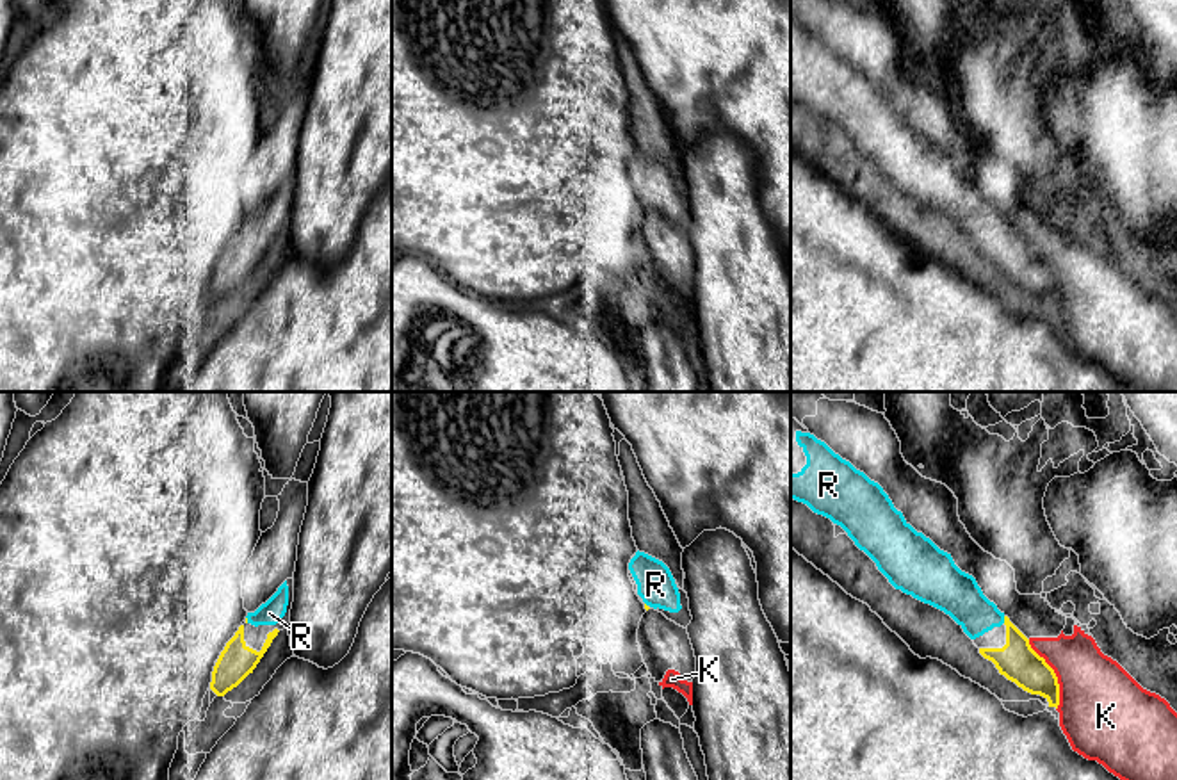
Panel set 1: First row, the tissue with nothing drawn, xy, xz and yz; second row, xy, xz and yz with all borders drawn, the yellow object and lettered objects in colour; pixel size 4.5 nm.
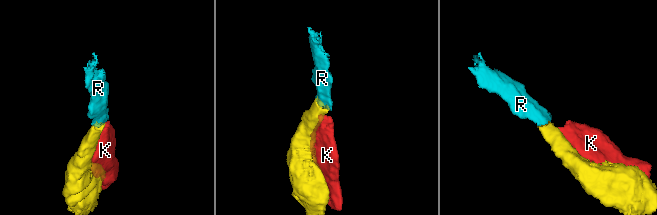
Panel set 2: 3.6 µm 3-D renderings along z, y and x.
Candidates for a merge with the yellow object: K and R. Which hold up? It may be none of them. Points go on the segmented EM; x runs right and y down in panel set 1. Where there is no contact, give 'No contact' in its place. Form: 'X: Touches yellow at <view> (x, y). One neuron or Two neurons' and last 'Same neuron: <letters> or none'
K: Touches yellow at yz (1055, 675). Two neurons
R: Touches yellow at yz (1005, 620). One neuron
Same neuron: R

